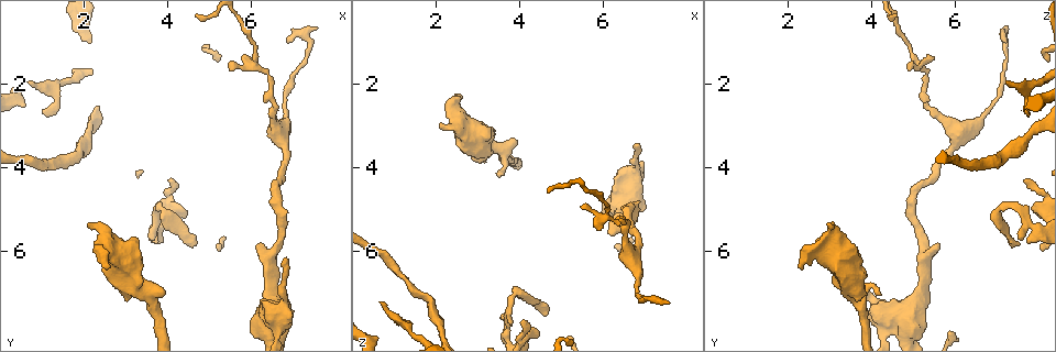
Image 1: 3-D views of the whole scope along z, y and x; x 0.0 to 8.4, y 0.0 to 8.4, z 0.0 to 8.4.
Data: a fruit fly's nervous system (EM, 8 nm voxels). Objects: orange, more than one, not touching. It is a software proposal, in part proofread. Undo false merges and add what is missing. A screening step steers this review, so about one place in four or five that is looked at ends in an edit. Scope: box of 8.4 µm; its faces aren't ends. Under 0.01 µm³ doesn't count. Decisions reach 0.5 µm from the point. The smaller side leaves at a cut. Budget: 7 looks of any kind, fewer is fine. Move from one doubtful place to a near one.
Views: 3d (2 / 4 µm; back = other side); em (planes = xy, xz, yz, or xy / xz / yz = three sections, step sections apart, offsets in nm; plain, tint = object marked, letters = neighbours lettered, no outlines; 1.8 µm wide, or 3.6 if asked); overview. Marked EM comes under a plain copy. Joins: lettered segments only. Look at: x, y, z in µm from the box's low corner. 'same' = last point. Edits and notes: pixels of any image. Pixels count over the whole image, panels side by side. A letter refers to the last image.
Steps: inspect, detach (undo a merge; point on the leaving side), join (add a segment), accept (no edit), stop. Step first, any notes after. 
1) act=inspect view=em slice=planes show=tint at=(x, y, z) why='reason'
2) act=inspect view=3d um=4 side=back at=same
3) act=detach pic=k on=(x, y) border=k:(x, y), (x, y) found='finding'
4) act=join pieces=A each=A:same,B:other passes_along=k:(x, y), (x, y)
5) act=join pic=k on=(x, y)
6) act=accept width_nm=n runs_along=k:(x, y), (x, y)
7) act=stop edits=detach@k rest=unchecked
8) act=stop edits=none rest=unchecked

act=inspect view=3d um=4 at=(4.10, 4.25, 7.60) why='branch stops here'

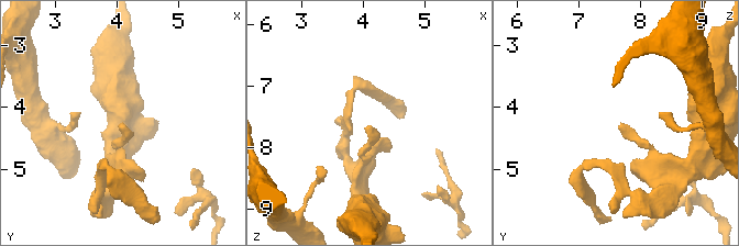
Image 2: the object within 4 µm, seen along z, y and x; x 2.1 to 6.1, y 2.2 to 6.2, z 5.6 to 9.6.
act=inspect view=em slice=xy step=4 show=tint at=(4.05, 4.30, 7.70) why='shape alone is not enough'

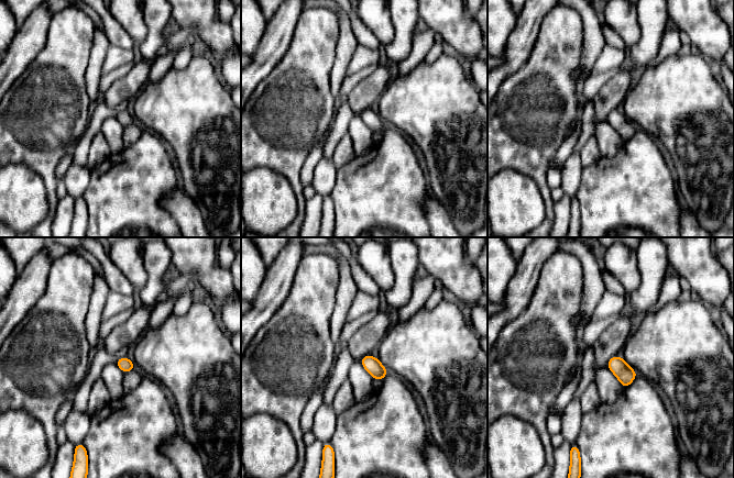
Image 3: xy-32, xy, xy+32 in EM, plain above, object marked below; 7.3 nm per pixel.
act=inspect view=em slice=planes show=letters at=same

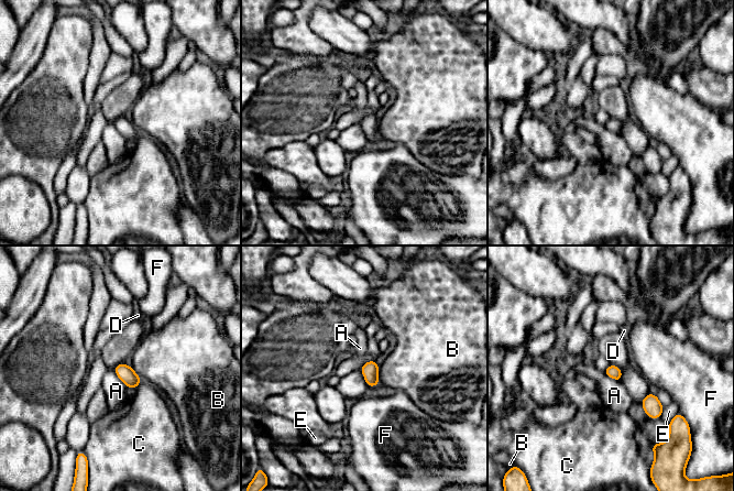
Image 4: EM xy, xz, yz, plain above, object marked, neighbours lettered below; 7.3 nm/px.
act=accept width_nm=90 each=A:other,B:other,C:other,D:other,E:other,F:other border=4:(603, 371), (621, 382) found='none of them fits'

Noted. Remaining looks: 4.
act=inspect view=3d um=2 at=(5.85, 1.35, 5.35) why='an open end'

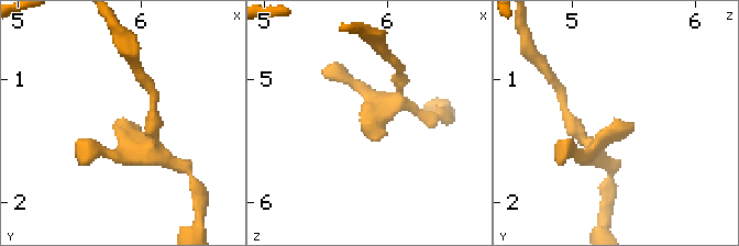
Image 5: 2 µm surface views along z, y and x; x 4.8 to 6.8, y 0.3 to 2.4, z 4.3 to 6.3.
act=inspect view=em slice=planes show=letters at=(5.82, 1.32, 5.40) why='shape alone is not enough'

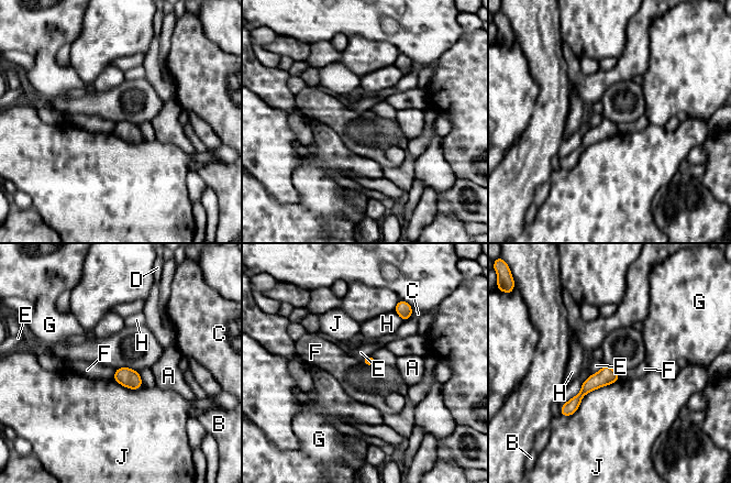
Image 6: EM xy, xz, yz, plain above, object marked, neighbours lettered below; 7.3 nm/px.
act=accept longest_contact=J:500nm each=A:other,B:other,C:other,D:other,E:other,F:other,G:other,H:other,J:other border=6:(115, 370), (112, 379) found='none of them fits'

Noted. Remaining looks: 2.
act=inspect view=em slice=xy step=4 show=tint at=(7.35, 0.90, 7.15) why='abrupt turn'

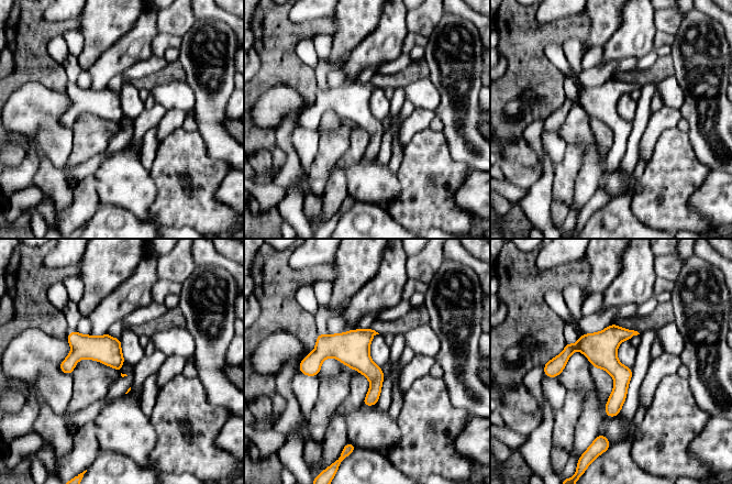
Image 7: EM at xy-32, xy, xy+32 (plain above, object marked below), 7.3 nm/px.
act=inspect view=em slice=planes show=letters at=same why='another direction'

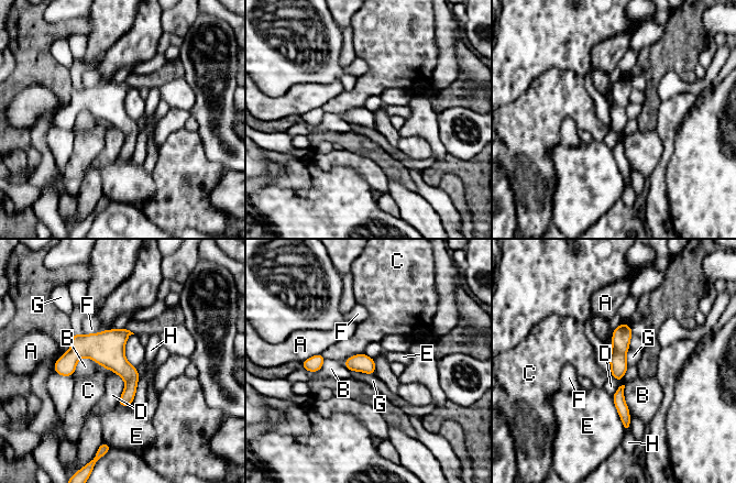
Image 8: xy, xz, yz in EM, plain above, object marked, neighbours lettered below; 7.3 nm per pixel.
act=accept longest_contact=E:280nm each=A:other,B:other,C:other,D:other,E:other,F:other,G:other,H:other runs_along=8:(624, 326), (618, 350), (618, 376) found='all the same neuron'

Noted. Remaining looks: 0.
act=stop edits=none rest=unchecked

